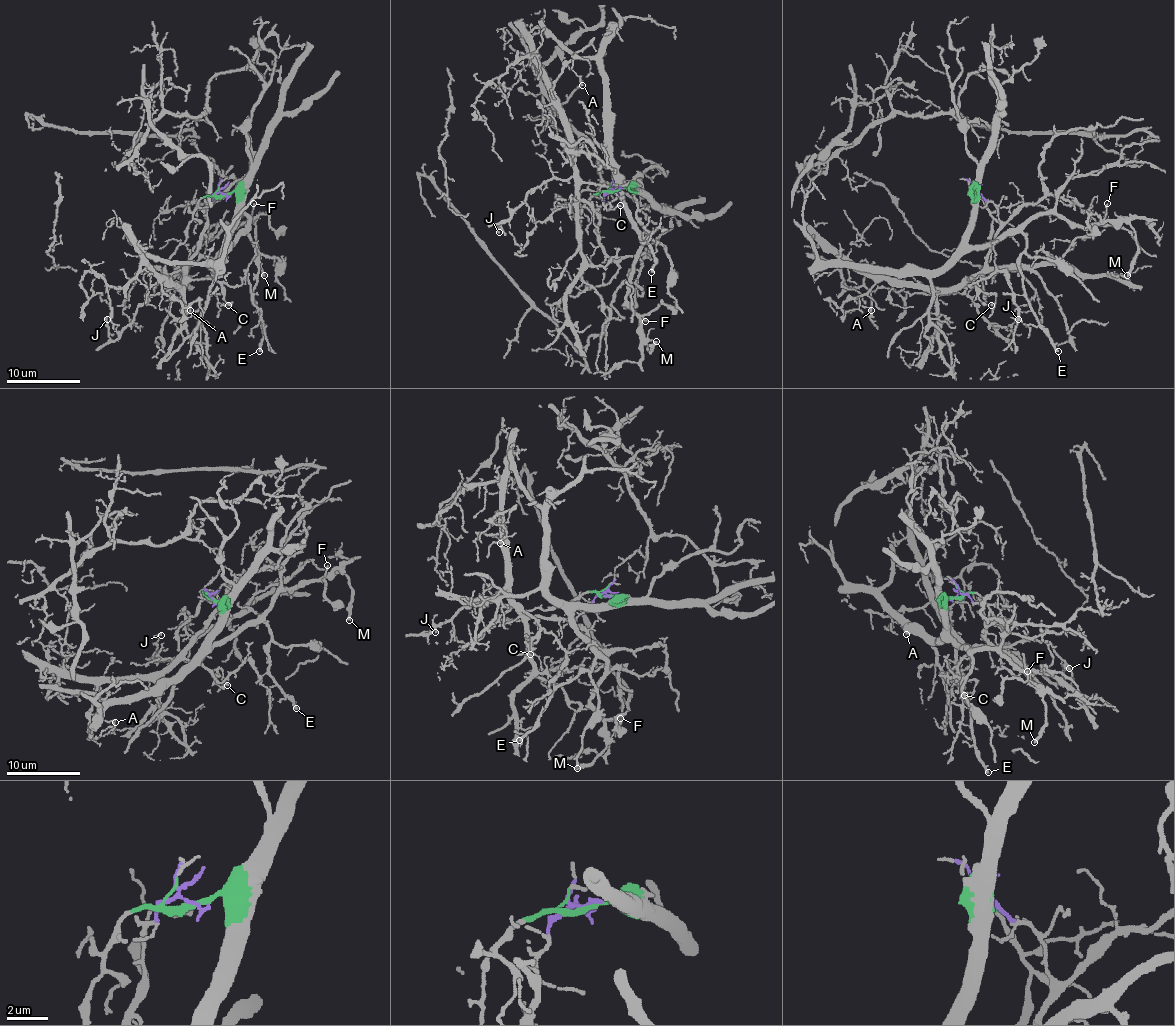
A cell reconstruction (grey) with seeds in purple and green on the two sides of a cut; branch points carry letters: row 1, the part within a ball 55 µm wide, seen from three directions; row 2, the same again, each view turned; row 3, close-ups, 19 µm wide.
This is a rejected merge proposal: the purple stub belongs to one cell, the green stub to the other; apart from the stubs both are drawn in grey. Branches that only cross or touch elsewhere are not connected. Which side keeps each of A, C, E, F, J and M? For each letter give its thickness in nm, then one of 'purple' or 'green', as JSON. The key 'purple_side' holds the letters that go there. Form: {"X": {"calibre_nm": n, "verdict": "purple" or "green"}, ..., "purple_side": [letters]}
{"A": {"calibre_nm": 150, "verdict": "purple"}, "C": {"calibre_nm": 110, "verdict": "purple"}, "E": {"calibre_nm": 170, "verdict": "green"}, "F": {"calibre_nm": 140, "verdict": "green"}, "J": {"calibre_nm": 150, "verdict": "purple"}, "M": {"calibre_nm": 320, "verdict": "green"}, "purple_side": ["A", "C", "J"]}

